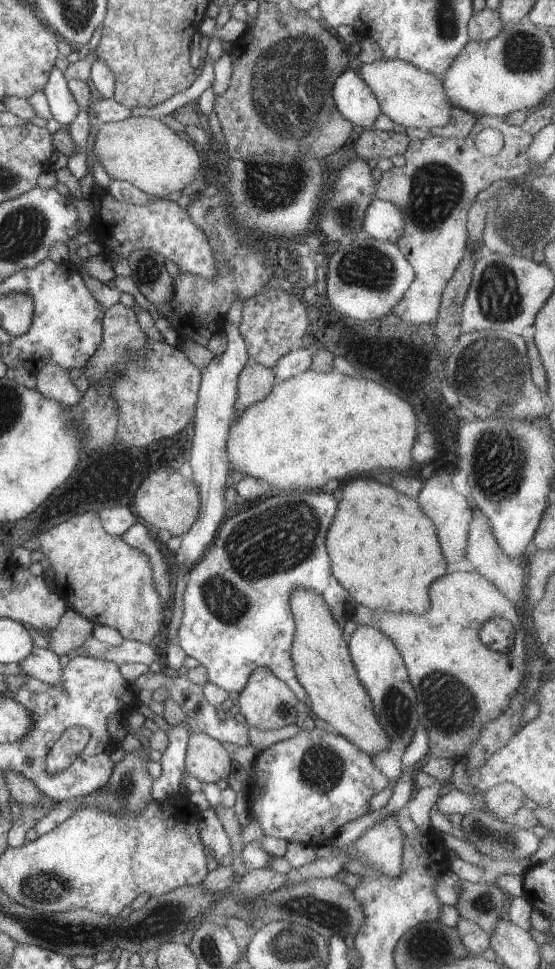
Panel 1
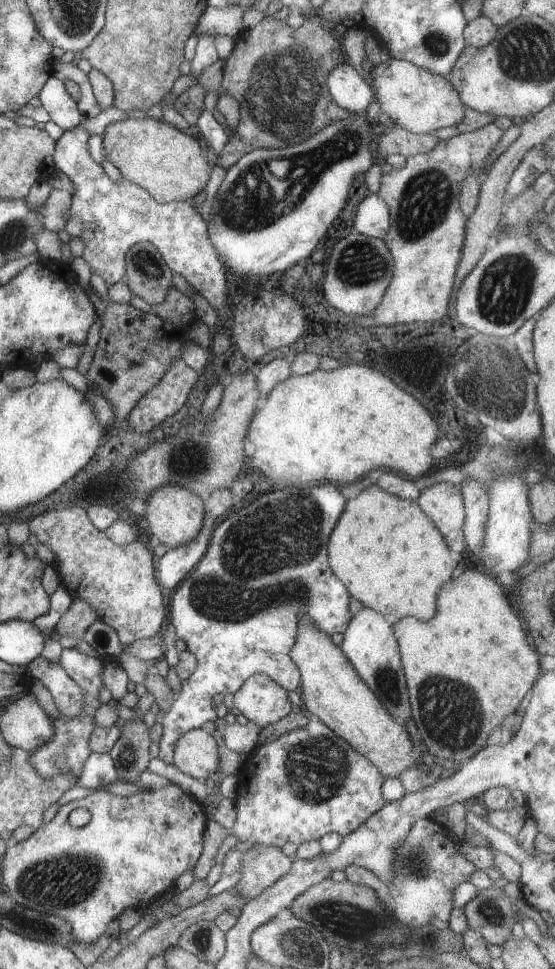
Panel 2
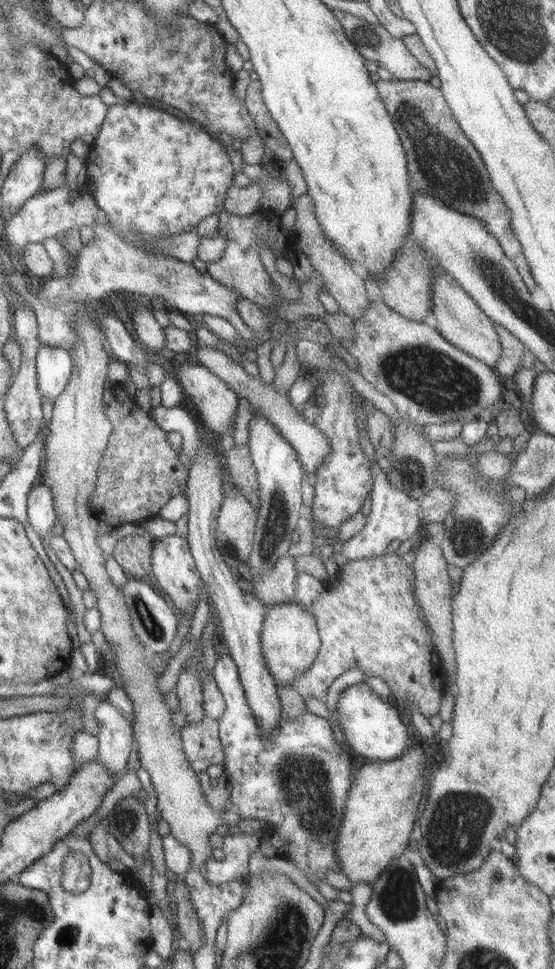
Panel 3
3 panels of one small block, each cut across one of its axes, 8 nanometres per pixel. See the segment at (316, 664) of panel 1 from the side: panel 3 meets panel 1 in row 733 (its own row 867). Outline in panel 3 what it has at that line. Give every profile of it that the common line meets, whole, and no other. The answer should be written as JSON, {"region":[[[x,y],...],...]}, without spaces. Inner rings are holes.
{"region":[[[411,742],[406,748],[406,753],[394,758],[394,760],[374,760],[372,764],[360,766],[358,773],[352,779],[346,803],[344,803],[344,815],[338,827],[336,837],[336,869],[344,874],[352,882],[373,883],[394,858],[402,855],[408,848],[410,834],[414,826],[414,820],[418,811],[420,800],[424,802],[427,780],[424,778],[424,752],[418,742]]]}

